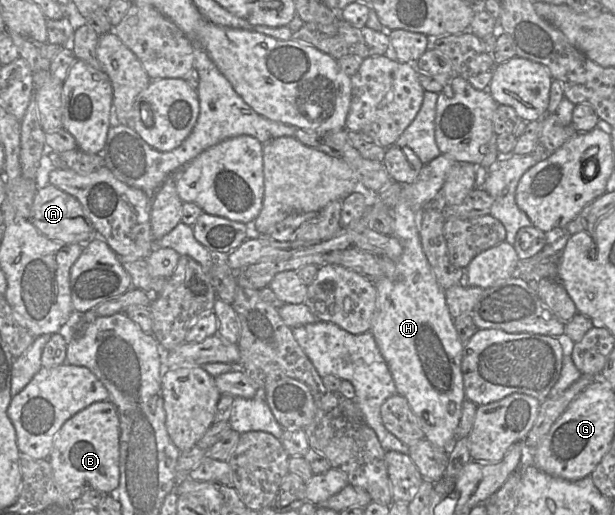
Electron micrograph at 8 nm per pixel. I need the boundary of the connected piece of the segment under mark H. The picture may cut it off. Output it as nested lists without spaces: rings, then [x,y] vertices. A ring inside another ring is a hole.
[[[441,154],[422,167],[413,183],[402,184],[399,199],[391,211],[394,220],[392,235],[398,239],[403,251],[395,262],[394,279],[383,278],[378,283],[374,283],[377,289],[377,301],[370,329],[393,377],[397,394],[407,399],[412,411],[419,419],[425,439],[445,450],[449,450],[456,439],[462,404],[466,399],[461,371],[464,345],[458,338],[454,319],[449,313],[445,290],[438,284],[424,254],[419,237],[419,227],[423,209],[439,196],[447,174],[455,163],[457,161]]]

